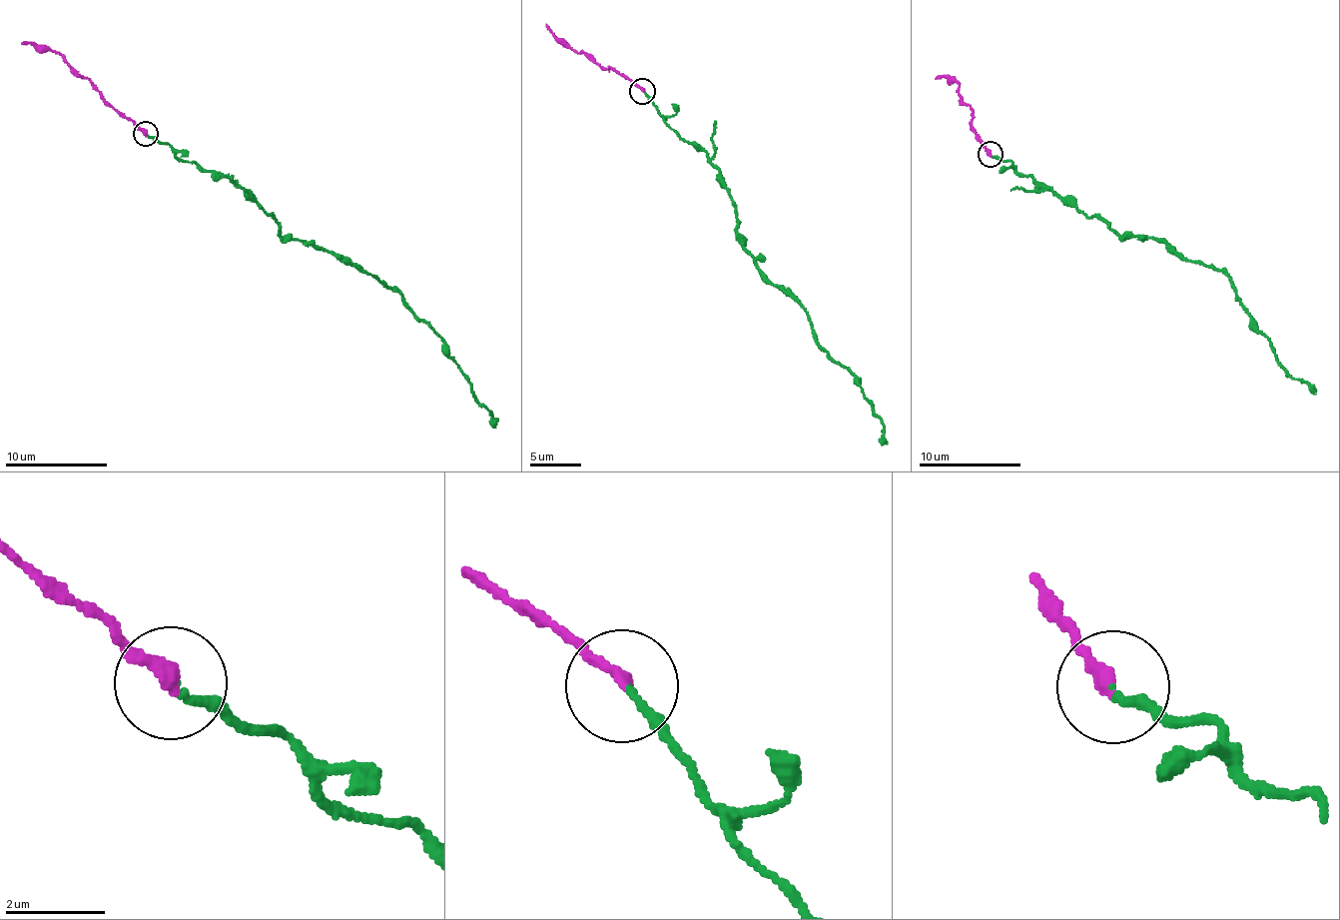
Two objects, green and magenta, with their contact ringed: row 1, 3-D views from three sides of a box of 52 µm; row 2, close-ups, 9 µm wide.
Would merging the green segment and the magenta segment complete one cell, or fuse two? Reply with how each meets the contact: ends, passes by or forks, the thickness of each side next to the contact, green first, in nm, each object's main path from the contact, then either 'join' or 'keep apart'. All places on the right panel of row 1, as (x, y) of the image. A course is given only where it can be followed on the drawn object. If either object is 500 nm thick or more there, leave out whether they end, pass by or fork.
green ends; magenta ends; calibres 140 and 300 nm; course green (991, 155), (1120, 236), (1152, 236), (1186, 259), (1221, 270), (1275, 361), (1315, 395); course magenta (991, 155), (977, 139), (974, 113), (958, 92), (959, 85), (945, 77), (935, 78); join

